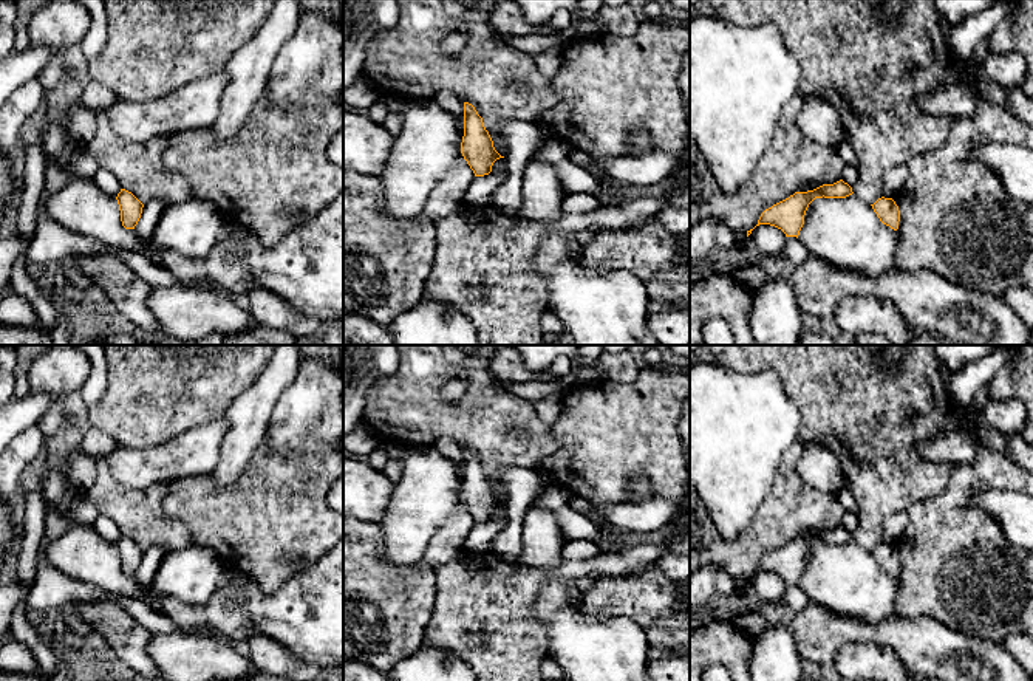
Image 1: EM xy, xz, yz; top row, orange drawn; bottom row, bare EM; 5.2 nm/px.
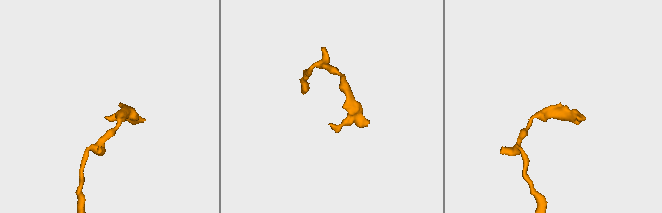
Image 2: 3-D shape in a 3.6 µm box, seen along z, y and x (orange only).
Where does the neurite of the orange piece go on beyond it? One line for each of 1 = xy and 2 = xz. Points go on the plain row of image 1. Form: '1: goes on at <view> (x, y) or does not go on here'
1: does not go on here
2: does not go on here

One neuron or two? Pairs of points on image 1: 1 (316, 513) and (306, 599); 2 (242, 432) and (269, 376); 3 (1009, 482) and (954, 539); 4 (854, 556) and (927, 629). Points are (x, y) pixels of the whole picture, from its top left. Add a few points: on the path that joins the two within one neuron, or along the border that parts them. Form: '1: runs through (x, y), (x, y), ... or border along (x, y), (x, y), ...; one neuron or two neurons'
1: border along (327, 551), (313, 562), (297, 562), (280, 584); two neurons
2: runs through (248, 418), (265, 390); one neuron
3: runs through (985, 477), (975, 477), (956, 496), (954, 516); one neuron
4: border along (894, 610), (876, 622), (859, 619); two neurons

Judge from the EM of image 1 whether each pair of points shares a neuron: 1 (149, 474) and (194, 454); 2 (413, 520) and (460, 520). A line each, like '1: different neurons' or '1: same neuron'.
1: same neuron
2: different neurons

